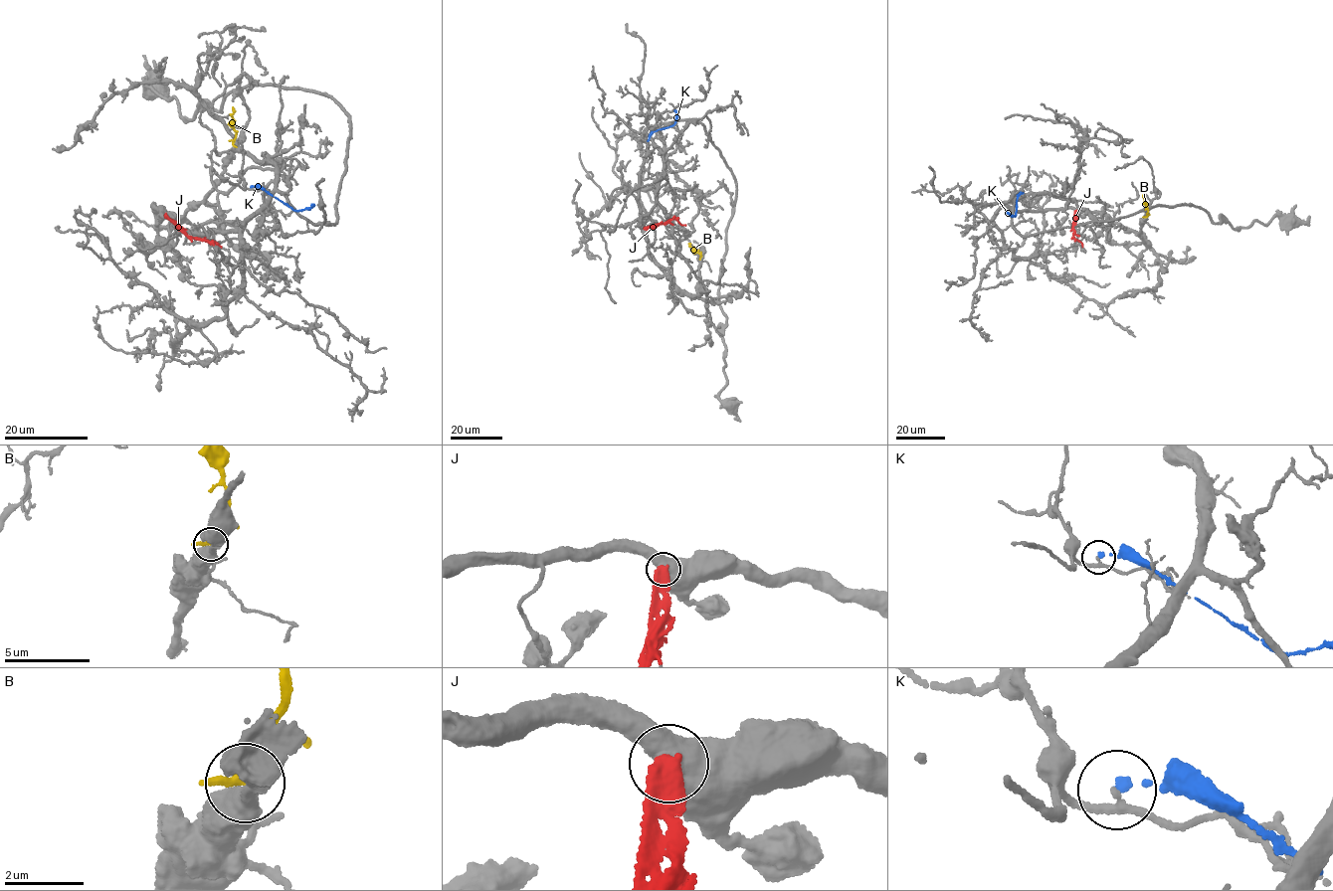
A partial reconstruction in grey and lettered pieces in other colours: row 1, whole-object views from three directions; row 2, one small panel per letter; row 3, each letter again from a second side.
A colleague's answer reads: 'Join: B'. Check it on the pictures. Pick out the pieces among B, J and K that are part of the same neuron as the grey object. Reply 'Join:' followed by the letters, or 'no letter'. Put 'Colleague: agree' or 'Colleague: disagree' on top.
Colleague: disagree
Join: no letter

